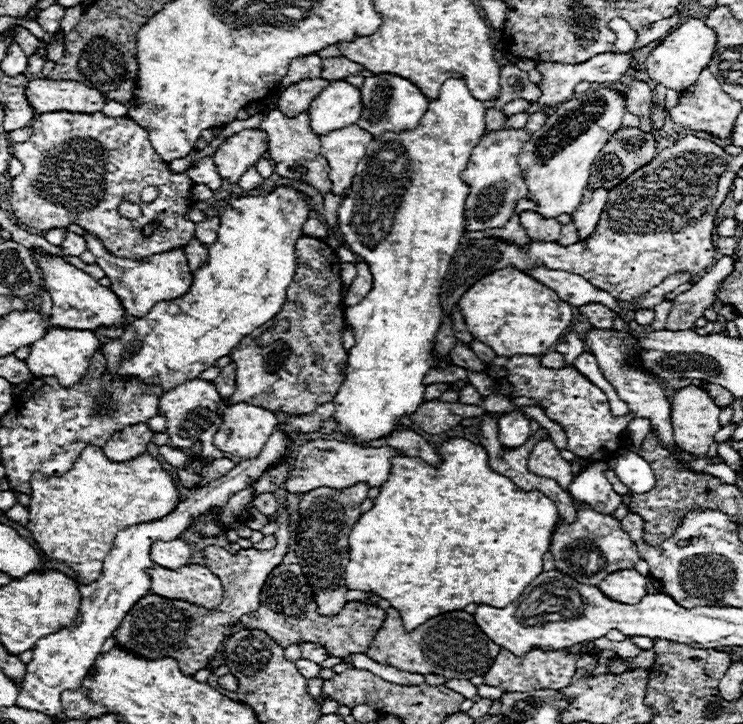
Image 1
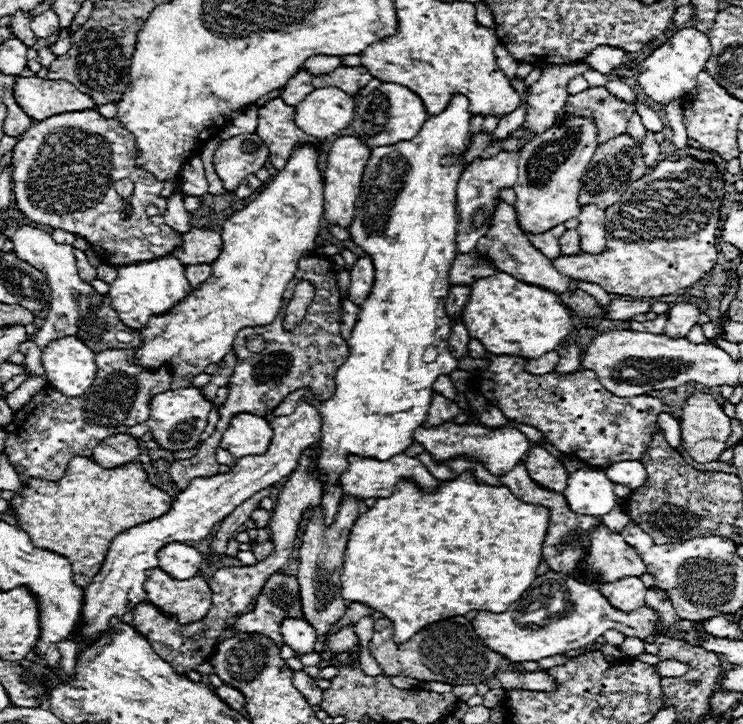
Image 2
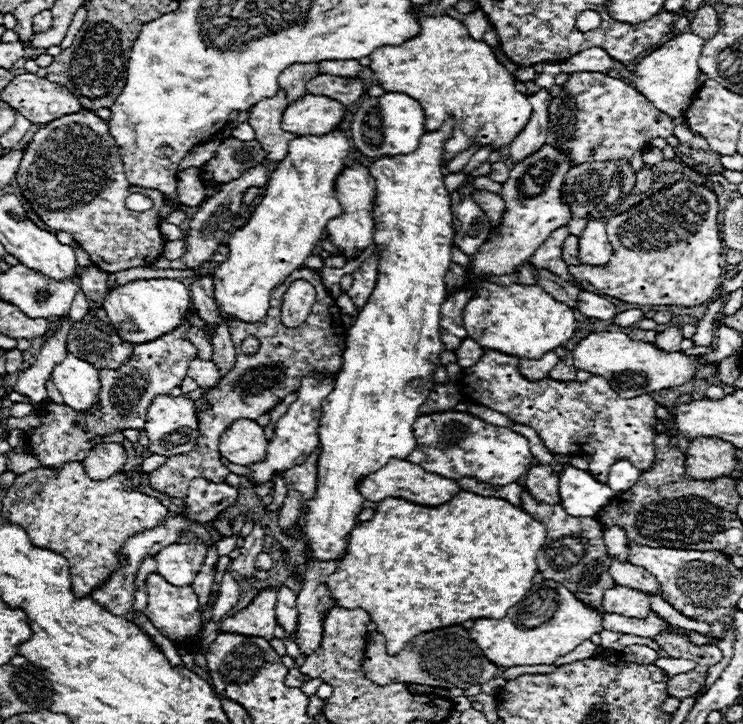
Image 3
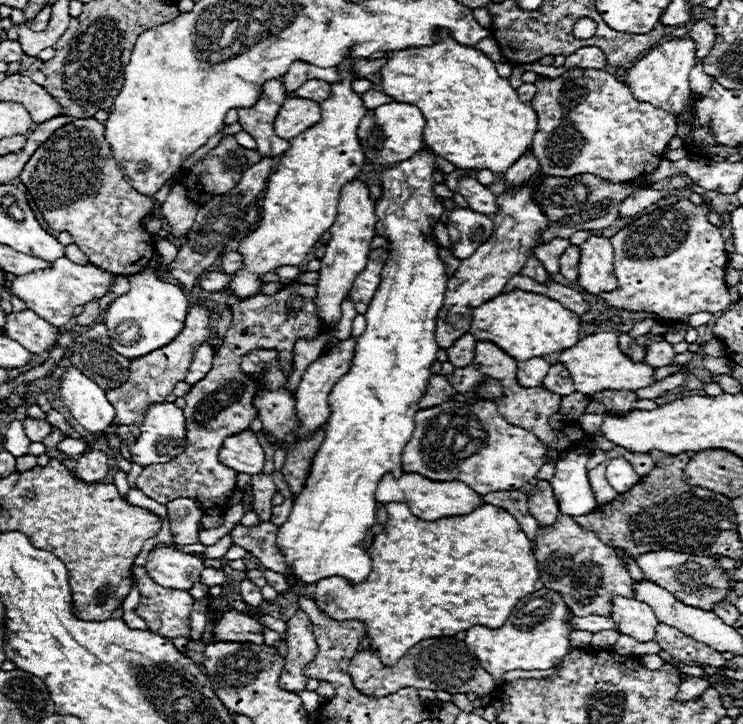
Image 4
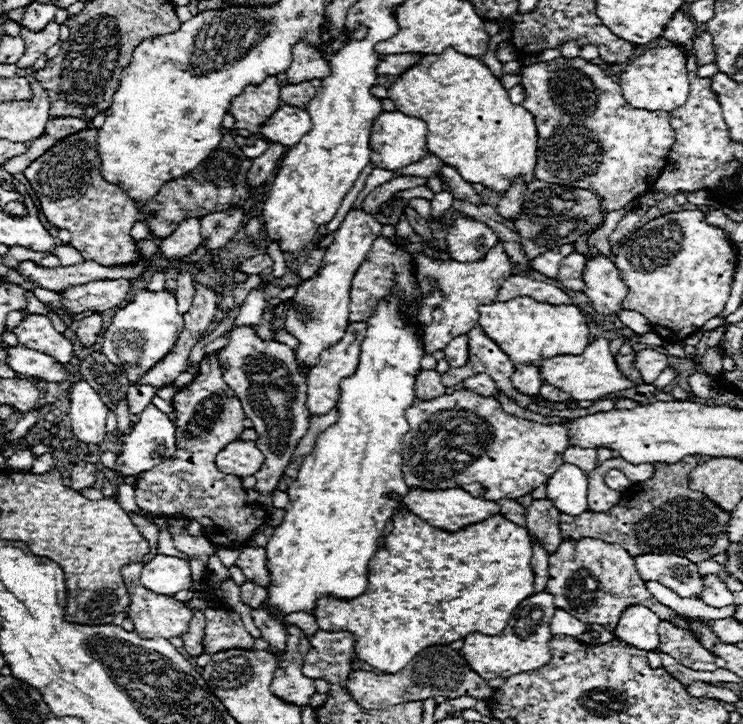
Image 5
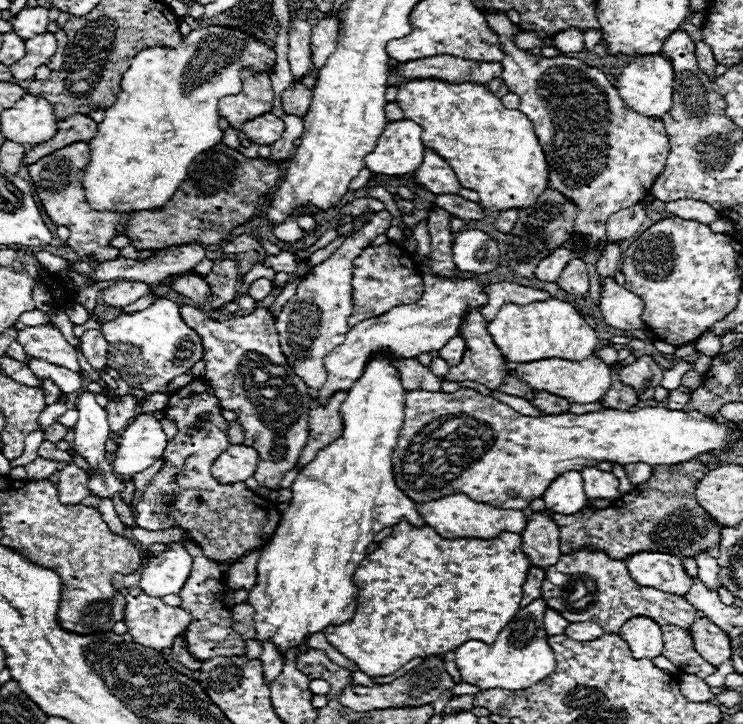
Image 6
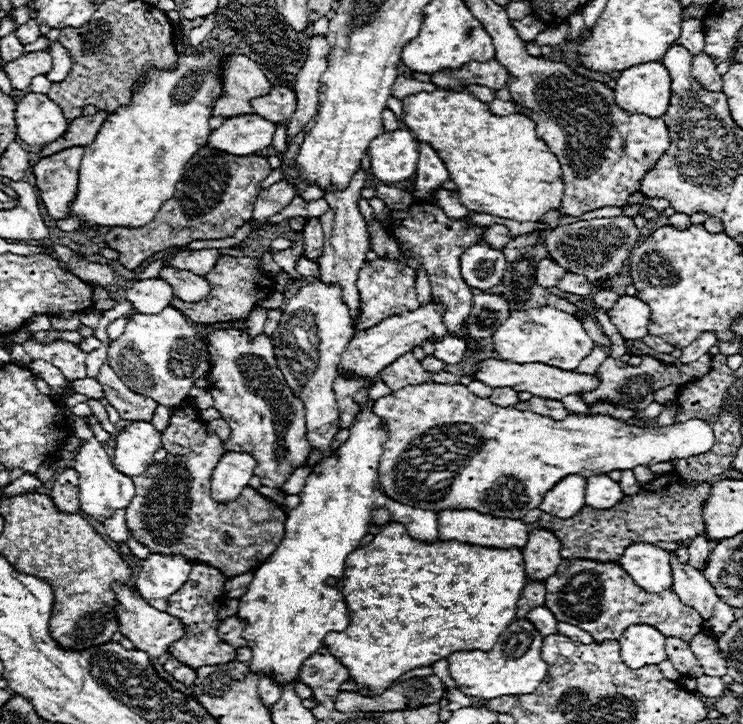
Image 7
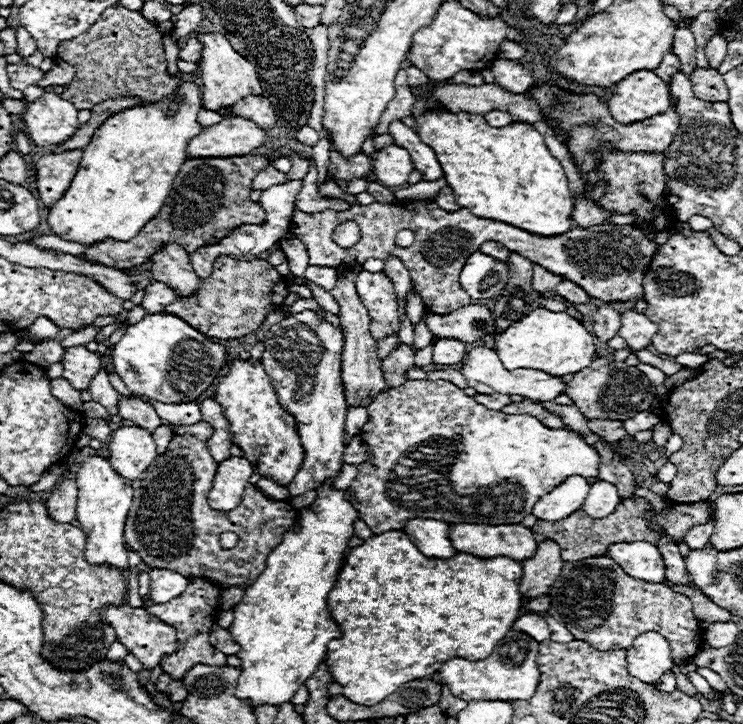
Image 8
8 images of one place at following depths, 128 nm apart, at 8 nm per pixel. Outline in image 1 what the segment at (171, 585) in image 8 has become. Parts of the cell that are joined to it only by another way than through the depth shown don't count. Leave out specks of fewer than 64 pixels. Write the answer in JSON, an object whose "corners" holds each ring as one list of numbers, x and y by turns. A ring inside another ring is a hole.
{"corners":[[180,538,152,546,152,560,162,568,178,570,178,568,190,564,190,554,192,554,190,546]]}

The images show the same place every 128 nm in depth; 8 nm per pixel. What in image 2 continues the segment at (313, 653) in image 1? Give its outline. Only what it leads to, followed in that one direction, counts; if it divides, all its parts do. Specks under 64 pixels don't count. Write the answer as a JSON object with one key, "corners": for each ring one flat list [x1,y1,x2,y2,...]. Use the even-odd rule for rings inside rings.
{"corners":[[286,618,280,626,284,642,294,650,294,652,314,652,314,642,316,634,310,624,298,618]]}

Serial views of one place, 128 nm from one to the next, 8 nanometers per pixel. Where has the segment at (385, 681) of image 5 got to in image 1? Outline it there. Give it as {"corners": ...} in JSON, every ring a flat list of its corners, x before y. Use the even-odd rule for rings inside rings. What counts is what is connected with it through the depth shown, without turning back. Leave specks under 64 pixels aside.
{"corners":[[394,608,386,610,386,618,380,626,380,632,376,632,368,656,374,662,390,664,396,670,412,672,412,674,438,674,448,680,470,680,474,676,484,676,488,668,494,664,496,656,500,652,500,646,496,646,474,622,474,616,464,610,452,610,446,614,440,614,414,632,404,632,400,614]]}

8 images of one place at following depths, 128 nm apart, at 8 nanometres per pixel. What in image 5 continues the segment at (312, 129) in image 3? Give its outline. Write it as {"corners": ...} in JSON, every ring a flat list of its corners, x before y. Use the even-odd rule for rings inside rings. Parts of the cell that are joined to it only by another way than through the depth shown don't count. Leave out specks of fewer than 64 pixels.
{"corners":[[282,106,270,116,260,132,268,142,280,142,284,146,294,146,310,130,310,116,306,110,294,106]]}

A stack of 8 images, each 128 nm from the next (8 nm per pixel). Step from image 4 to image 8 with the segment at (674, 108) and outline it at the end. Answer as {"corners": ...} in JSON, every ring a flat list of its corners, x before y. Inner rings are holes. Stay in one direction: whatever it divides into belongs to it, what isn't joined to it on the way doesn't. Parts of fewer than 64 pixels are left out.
{"corners":[[640,70,626,76,626,80,616,84,614,94,608,100,608,110,620,124,652,118,654,114,666,112,668,106,670,90,652,70]]}

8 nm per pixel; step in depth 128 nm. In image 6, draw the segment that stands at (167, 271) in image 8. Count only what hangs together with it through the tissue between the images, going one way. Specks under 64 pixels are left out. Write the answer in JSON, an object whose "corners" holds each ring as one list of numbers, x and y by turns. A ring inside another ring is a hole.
{"corners":[[184,272,180,274,176,280,172,280,172,290,176,290,178,294,198,302,198,304,206,304,208,296,210,296,210,286,204,282,204,278,200,278,194,272]]}

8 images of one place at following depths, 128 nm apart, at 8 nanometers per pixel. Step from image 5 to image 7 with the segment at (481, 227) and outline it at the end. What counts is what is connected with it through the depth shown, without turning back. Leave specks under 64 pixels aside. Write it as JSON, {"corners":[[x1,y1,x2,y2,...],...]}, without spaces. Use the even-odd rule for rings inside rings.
{"corners":[[474,244,464,252,460,258,460,268,462,268,462,278,470,288,488,292,492,286,500,284,504,270,506,270,506,260,502,252,496,252,488,248,486,244]]}

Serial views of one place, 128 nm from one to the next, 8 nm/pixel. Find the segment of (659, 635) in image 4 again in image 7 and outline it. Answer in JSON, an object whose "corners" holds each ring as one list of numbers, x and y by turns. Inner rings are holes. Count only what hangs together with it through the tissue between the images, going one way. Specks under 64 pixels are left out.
{"corners":[[668,638,668,660,674,664,674,668,682,674,682,676,690,676,690,678,698,678,702,676,702,666,698,664,696,656,692,654,690,646,684,644,680,638]]}

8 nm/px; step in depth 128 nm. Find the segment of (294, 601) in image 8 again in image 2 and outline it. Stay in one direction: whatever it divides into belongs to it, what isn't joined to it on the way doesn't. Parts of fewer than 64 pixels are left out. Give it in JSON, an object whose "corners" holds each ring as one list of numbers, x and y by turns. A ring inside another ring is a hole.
{"corners":[[458,94,450,100,448,108,438,114,438,116,430,116,426,122,424,122,424,128,416,134,414,140,410,142,400,142,400,144,394,144,394,146,380,146,380,148,374,148,372,154,370,154,370,160,366,164,366,170,364,170,364,176,362,176,362,190,360,190,360,196,356,200,356,218,350,226,350,234,352,234,352,240,356,246,360,246,374,262,374,288,370,292,370,296,366,298,364,304,360,304,360,314,358,314,358,320,356,320,356,326,352,330,352,336,348,338,348,358,346,362,338,368,336,372,336,390,332,394,330,400,326,402,314,402,314,406,318,408,320,416,322,416,322,438,320,438,320,454,318,454,318,460,320,460,320,470,322,470,322,486,324,486,324,494,322,494,322,510,324,510,324,524,332,526,336,514,338,514,338,508,340,508,340,502,344,498,344,492,338,484,338,476,348,468,348,456,362,456,362,458,376,458,376,460,388,460,396,454,402,454,406,448,412,446,414,438,412,438,412,432,416,426,420,426,426,418,426,412,430,408,430,400,432,400,432,384,434,380,440,376,440,374,450,374,452,370,458,368,458,362,454,360,454,356,450,354,448,350,448,336,450,336,450,320,446,316,446,296,448,296,448,274,450,274,450,268,452,268,452,262,456,258,456,224,458,224,458,216,456,216,456,184,460,180,460,170,462,170,462,160,456,162,454,166,446,168,440,164,440,160,448,154,448,152,454,152,454,154,460,154,466,146,470,144,470,112,468,112,468,100,466,96]]}

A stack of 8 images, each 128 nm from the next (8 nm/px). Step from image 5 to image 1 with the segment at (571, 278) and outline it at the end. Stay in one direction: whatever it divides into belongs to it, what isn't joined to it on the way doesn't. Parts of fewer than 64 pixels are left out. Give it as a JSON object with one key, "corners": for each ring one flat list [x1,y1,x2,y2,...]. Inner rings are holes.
{"corners":[[570,222,570,224,564,224,558,244,560,244,560,246,570,246,570,244,576,244,578,240,580,240,580,238,578,238,578,232,576,232,574,224,572,224,572,222]]}

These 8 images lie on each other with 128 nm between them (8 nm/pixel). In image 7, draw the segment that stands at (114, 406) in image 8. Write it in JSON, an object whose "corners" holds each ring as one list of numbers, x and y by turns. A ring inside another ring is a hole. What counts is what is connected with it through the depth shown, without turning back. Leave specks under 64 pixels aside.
{"corners":[[84,378,84,380,74,380,74,382,68,382,68,386,72,386,78,394,84,394,88,398,94,398,94,400,102,400,106,398,104,396,104,390,100,386,100,382,96,378]]}

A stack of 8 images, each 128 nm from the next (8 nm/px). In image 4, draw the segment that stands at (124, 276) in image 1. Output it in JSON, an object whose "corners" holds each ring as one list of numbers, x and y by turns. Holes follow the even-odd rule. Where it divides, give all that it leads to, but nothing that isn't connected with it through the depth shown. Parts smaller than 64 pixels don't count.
{"corners":[[158,256,156,262,152,260,142,272,128,276,130,290,124,296,116,298,104,314,104,324,108,328,112,348,128,360,146,356,152,350,170,344,184,328,184,318,188,314,188,298,180,286,162,282,154,272,156,268]]}

